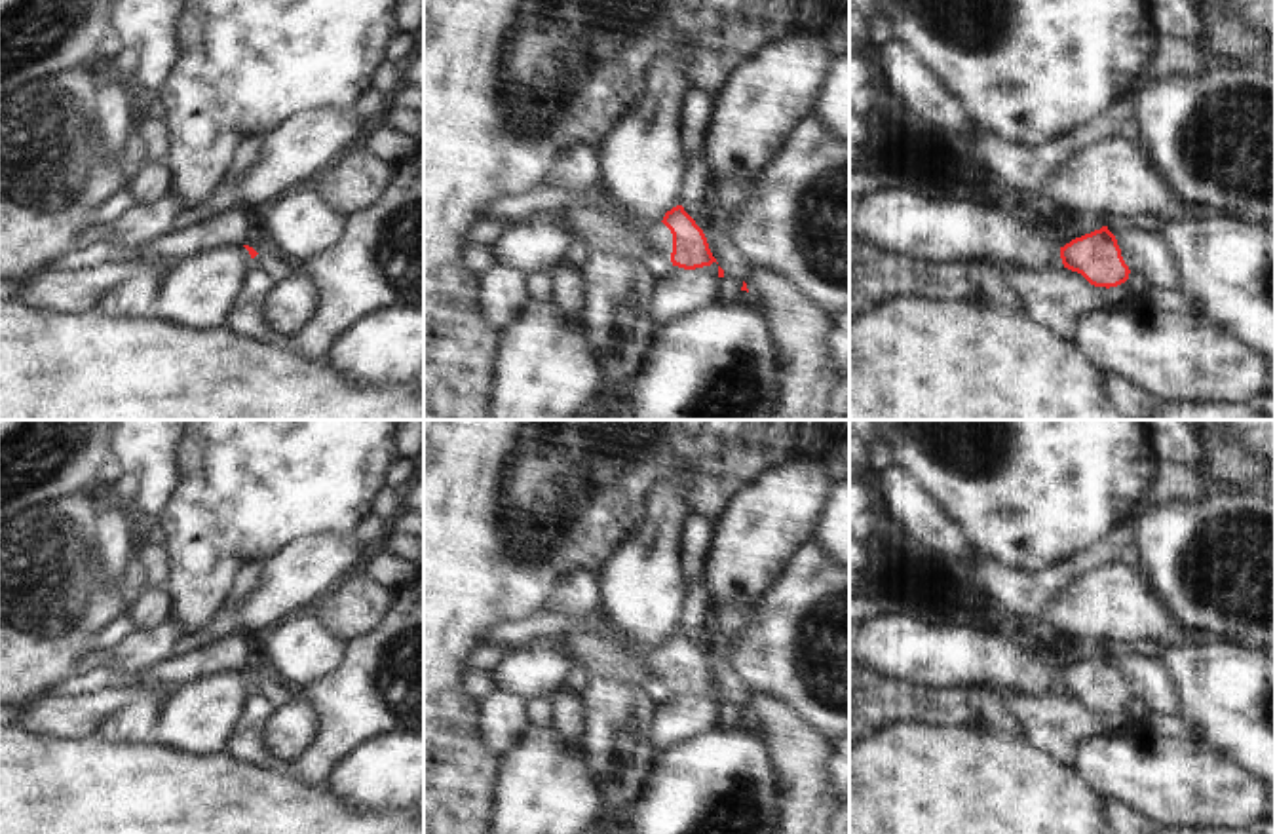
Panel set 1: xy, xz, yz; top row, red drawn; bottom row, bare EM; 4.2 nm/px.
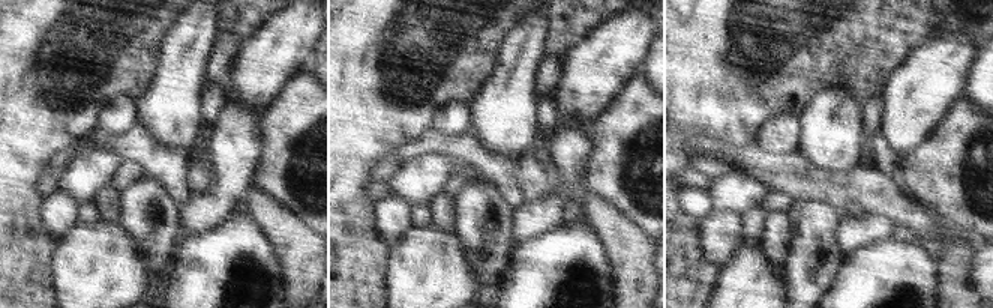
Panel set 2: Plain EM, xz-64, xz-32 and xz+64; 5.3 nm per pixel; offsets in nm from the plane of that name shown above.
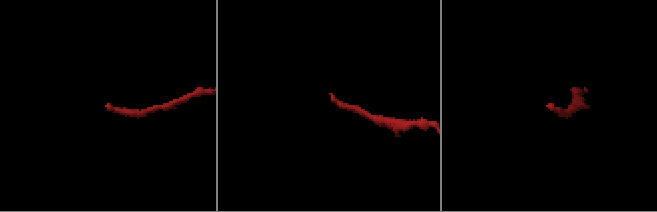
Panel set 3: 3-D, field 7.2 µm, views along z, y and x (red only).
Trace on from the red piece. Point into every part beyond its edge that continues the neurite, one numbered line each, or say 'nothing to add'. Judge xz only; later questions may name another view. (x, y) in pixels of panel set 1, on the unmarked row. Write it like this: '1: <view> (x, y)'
1: xz (660, 662)

